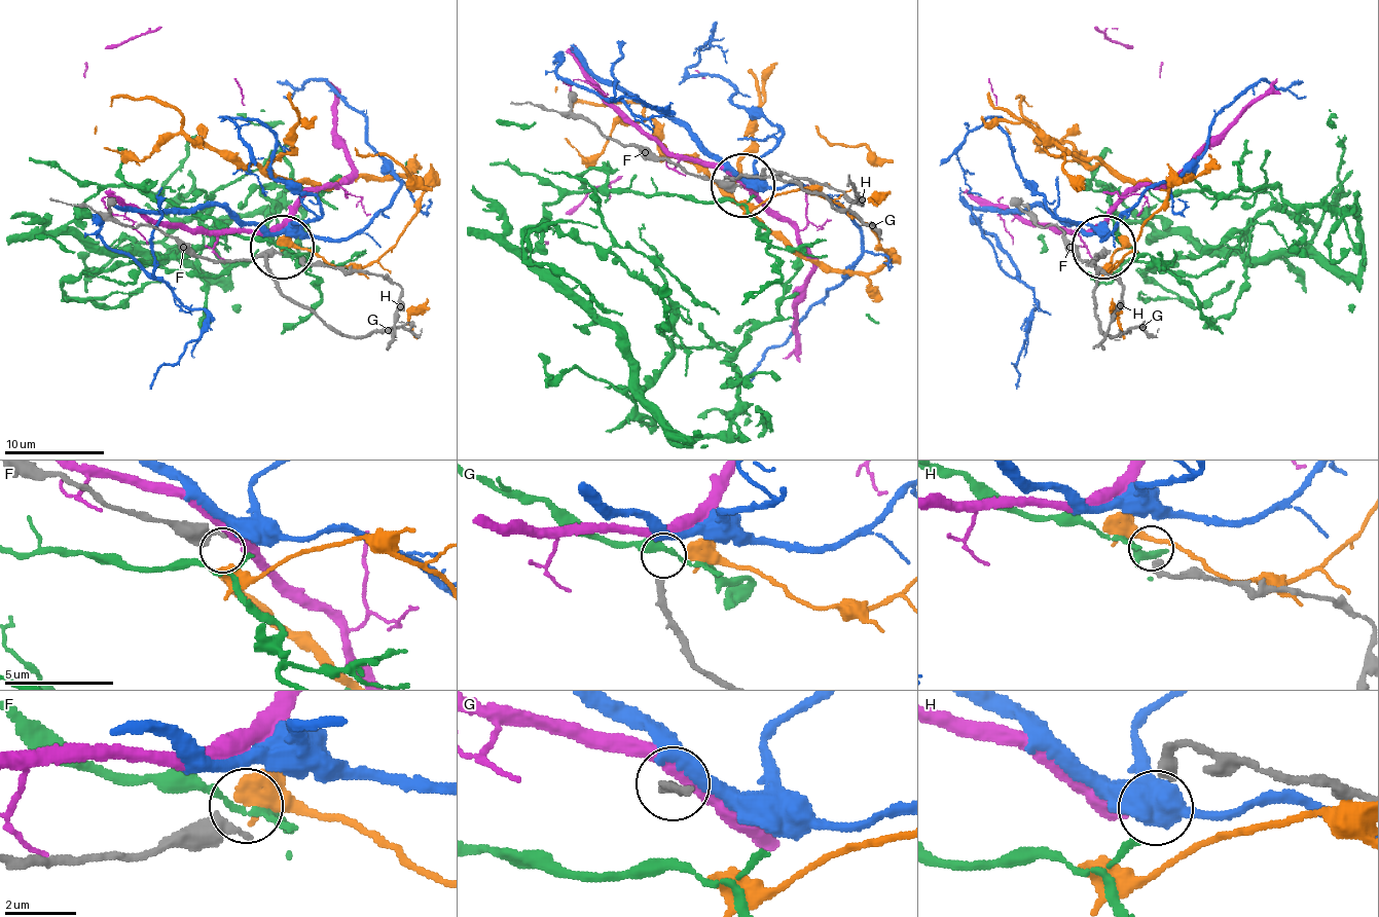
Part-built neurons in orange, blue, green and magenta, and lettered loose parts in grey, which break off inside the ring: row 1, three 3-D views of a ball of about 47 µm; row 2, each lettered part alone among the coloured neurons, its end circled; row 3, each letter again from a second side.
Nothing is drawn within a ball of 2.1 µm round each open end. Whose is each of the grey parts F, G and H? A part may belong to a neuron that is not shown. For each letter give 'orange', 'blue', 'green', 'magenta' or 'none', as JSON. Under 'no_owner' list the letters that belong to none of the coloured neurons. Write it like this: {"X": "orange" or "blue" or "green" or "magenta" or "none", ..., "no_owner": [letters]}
{"F": "none", "G": "blue", "H": "green", "no_owner": ["F"]}

